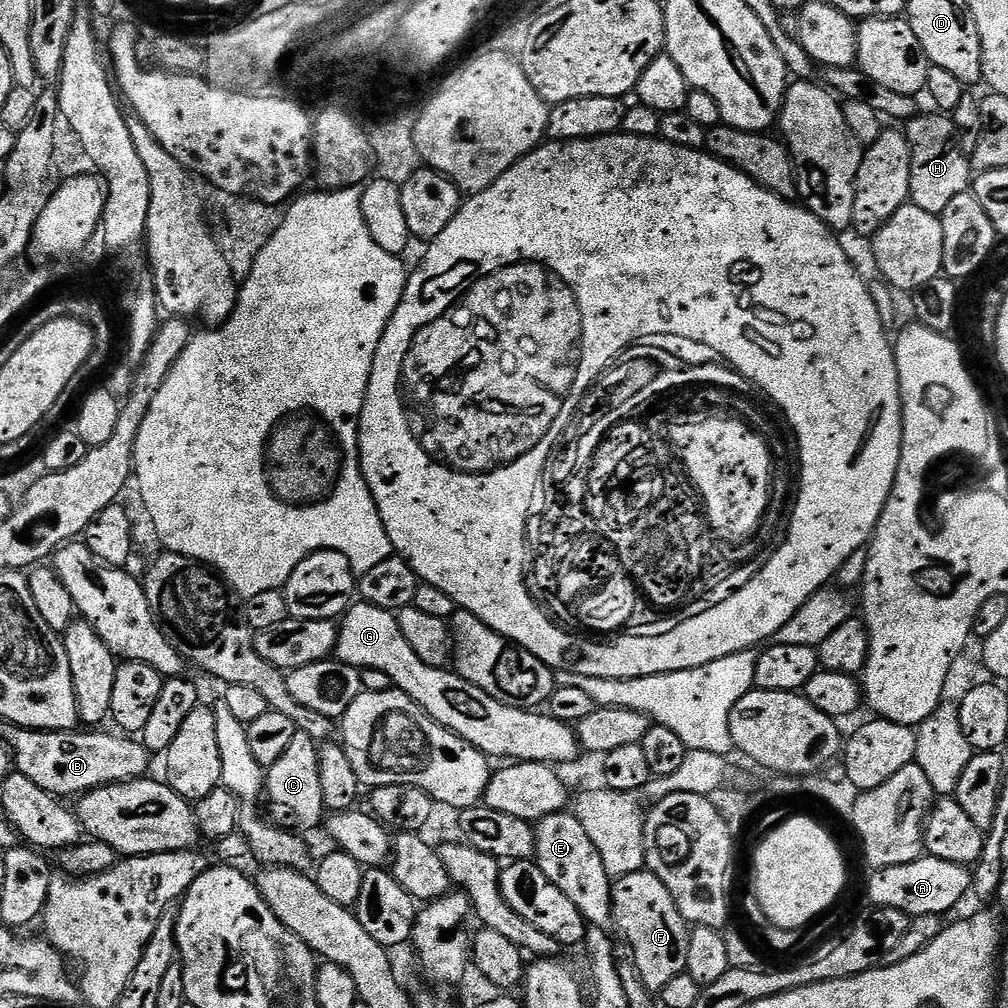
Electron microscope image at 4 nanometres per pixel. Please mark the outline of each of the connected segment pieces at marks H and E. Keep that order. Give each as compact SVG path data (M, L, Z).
M918 114L907 121L906 135L912 151L911 203L922 206L922 210L930 214L939 216L958 194L969 191L974 173L970 156L960 148L960 138L953 117L948 114L935 115Z
M571 811L555 812L542 818L535 825L536 855L534 862L578 906L585 921L594 927L611 929L614 924L612 915L612 886L614 880L608 876L602 857L596 846L586 834L578 818Z

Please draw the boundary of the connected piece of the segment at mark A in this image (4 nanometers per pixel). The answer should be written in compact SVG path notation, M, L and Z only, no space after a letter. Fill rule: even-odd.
M927 854L919 860L906 862L902 866L878 868L868 880L868 896L877 908L902 910L910 918L934 914L944 916L951 907L972 887L973 873L965 865L946 862Z

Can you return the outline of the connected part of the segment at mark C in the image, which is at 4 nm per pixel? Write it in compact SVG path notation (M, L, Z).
M296 732L286 746L282 758L266 769L266 800L272 803L275 819L282 822L288 831L309 834L326 820L326 809L322 798L322 778L318 775L320 744L310 734Z

